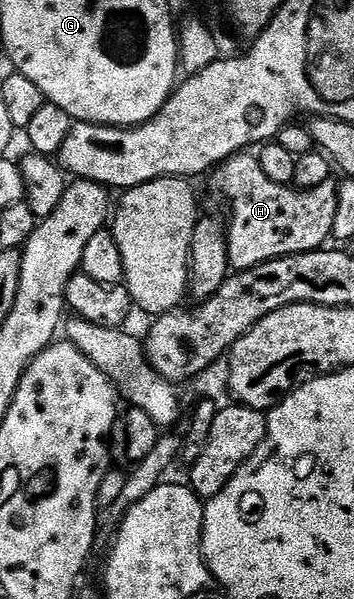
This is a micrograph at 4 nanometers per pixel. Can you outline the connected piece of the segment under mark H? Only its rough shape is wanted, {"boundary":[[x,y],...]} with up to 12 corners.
{"boundary":[[239,153],[212,172],[235,272],[327,246],[338,183],[264,185]]}

